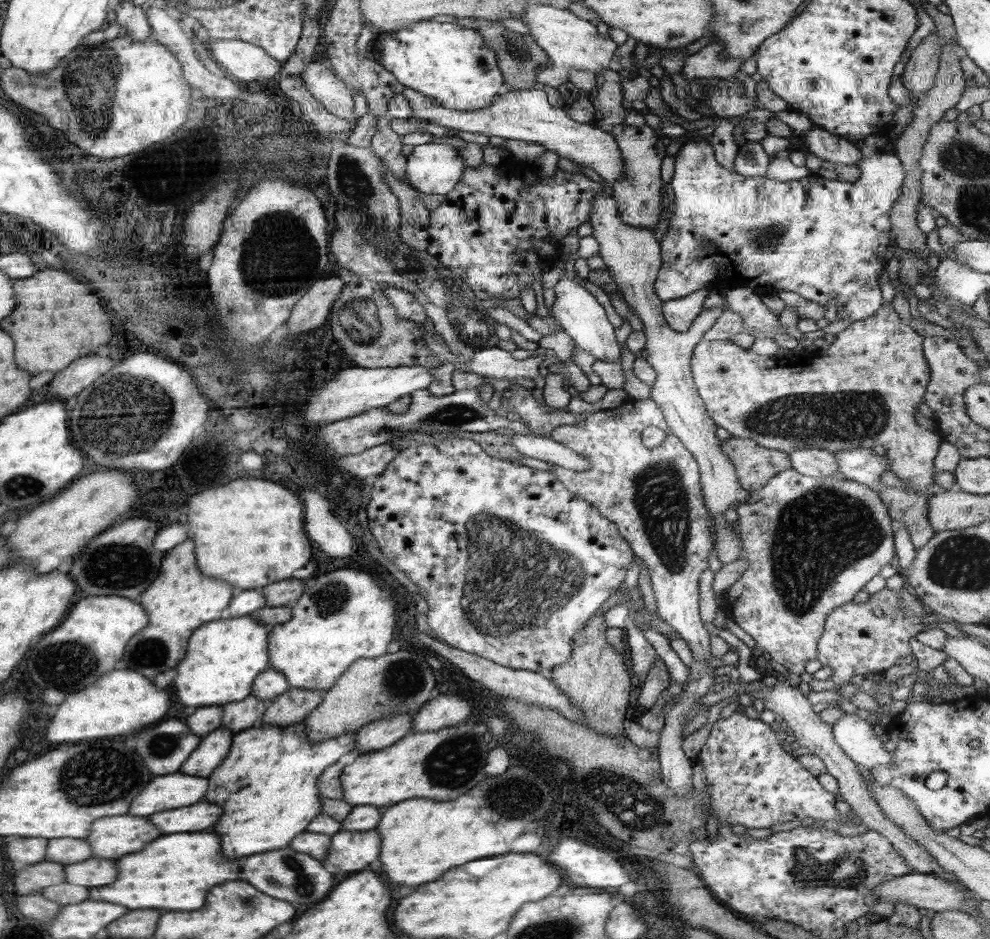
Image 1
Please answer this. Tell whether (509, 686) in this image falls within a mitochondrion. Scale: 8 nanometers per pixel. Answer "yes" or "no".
no

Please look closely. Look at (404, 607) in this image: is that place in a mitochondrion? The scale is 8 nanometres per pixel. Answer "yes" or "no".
no

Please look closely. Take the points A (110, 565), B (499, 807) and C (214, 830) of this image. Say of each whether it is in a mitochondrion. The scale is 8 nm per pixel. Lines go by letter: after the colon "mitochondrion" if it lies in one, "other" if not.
A: mitochondrion
B: mitochondrion
C: other

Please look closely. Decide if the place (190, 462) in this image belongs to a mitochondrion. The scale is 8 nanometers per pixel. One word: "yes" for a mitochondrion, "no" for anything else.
no

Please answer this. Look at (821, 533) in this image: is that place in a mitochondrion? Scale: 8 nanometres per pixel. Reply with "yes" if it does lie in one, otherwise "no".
yes

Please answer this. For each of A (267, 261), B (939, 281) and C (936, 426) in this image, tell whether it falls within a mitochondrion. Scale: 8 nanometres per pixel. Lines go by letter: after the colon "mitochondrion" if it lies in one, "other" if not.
A: mitochondrion
B: other
C: other

